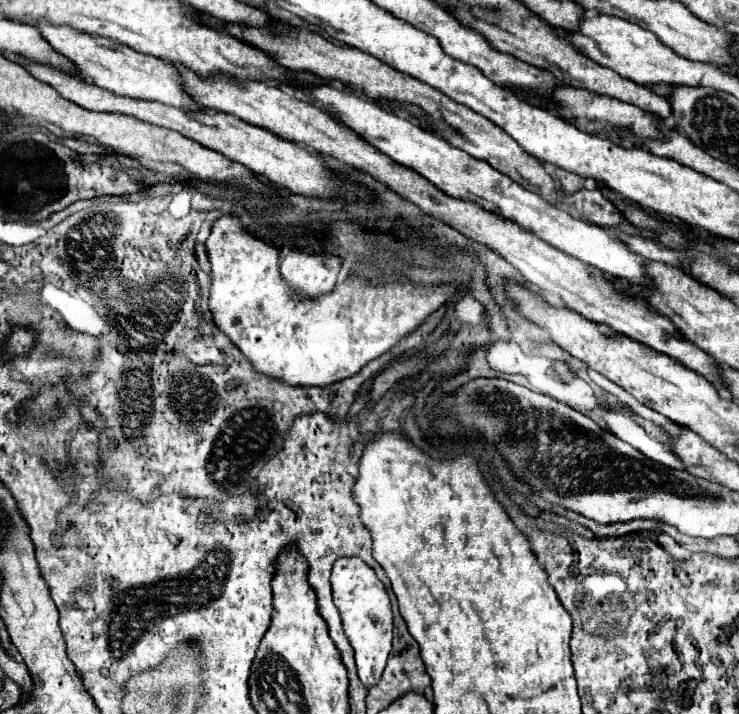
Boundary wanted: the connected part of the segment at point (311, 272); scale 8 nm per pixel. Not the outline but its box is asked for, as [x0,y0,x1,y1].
[280,250,340,296]

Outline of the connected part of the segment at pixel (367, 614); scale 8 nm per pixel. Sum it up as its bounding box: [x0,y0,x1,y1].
[330,558,392,688]

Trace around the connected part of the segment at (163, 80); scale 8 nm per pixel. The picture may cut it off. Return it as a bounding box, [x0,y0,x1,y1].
[34,20,200,110]

